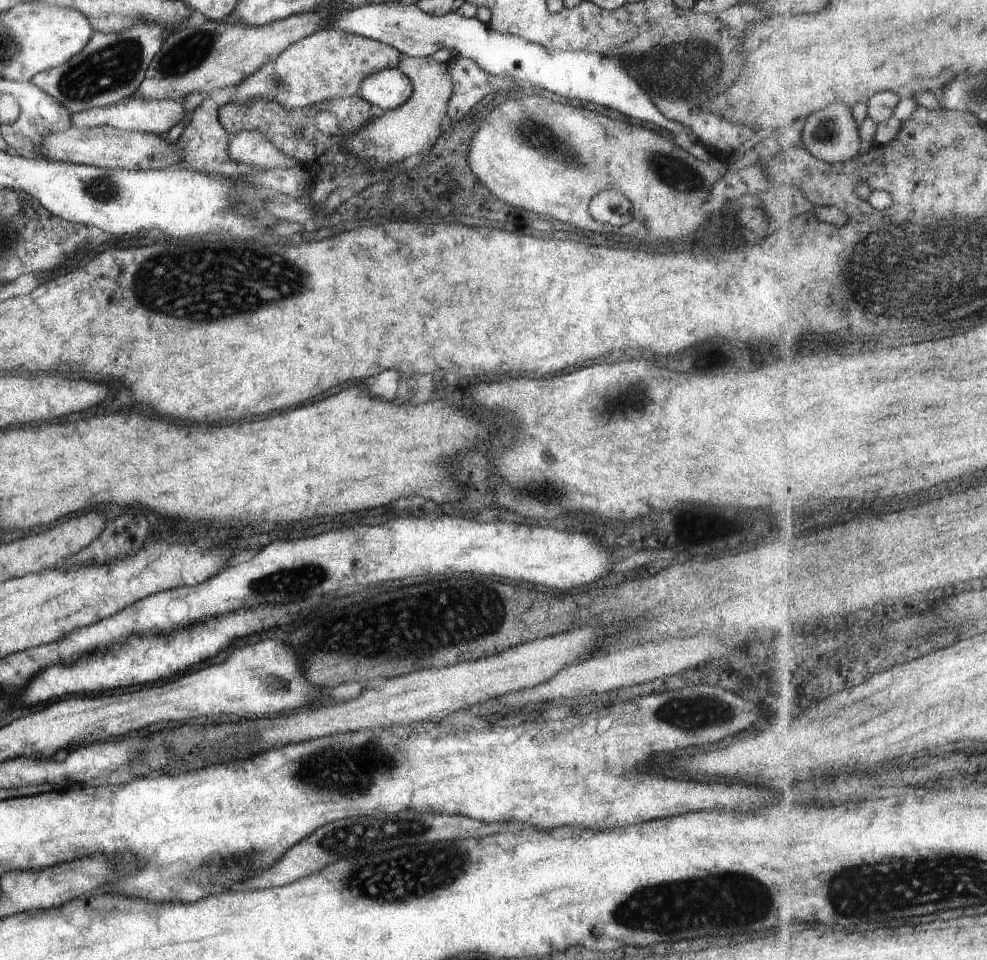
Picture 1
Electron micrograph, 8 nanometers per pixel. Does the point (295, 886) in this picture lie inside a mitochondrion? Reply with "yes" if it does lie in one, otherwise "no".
no

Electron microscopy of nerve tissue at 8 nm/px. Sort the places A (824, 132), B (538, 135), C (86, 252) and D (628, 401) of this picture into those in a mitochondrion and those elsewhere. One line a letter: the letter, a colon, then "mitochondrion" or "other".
A: mitochondrion
B: mitochondrion
C: other
D: mitochondrion

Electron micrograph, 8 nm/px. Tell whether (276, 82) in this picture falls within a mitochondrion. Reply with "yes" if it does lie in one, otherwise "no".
yes

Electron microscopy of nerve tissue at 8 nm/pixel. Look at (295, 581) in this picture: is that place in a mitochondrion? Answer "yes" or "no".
yes

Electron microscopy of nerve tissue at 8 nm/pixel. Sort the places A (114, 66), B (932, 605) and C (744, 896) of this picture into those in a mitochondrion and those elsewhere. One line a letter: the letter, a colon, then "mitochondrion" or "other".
A: mitochondrion
B: other
C: mitochondrion

